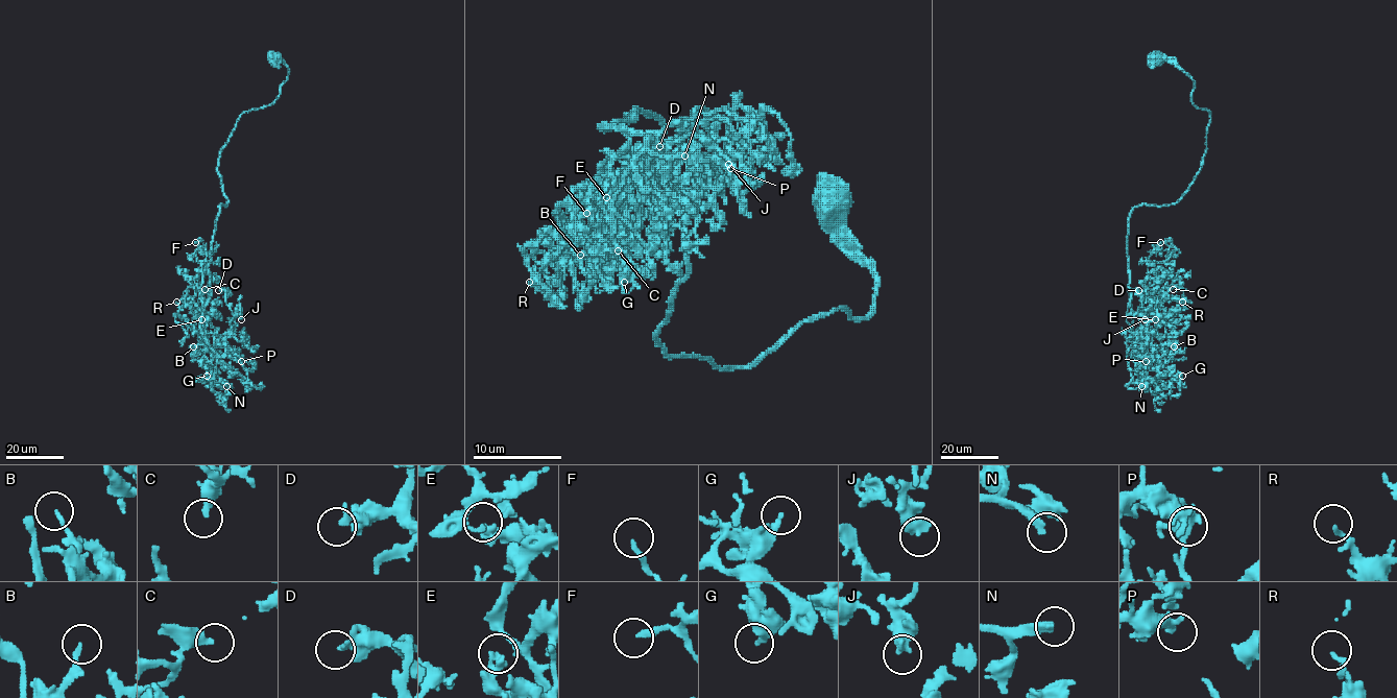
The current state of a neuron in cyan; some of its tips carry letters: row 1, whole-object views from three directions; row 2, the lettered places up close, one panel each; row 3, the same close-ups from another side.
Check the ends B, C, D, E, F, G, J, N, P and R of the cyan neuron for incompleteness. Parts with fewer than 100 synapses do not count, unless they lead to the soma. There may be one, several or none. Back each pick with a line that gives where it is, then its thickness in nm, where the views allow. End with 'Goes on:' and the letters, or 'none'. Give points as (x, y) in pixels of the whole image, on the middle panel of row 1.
N: (684, 155) | 320 nm
Goes on: N

